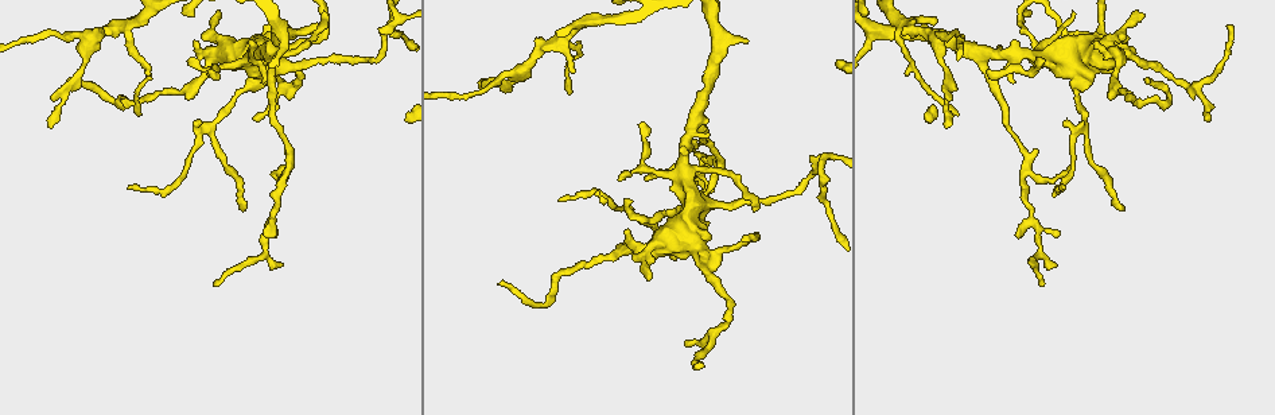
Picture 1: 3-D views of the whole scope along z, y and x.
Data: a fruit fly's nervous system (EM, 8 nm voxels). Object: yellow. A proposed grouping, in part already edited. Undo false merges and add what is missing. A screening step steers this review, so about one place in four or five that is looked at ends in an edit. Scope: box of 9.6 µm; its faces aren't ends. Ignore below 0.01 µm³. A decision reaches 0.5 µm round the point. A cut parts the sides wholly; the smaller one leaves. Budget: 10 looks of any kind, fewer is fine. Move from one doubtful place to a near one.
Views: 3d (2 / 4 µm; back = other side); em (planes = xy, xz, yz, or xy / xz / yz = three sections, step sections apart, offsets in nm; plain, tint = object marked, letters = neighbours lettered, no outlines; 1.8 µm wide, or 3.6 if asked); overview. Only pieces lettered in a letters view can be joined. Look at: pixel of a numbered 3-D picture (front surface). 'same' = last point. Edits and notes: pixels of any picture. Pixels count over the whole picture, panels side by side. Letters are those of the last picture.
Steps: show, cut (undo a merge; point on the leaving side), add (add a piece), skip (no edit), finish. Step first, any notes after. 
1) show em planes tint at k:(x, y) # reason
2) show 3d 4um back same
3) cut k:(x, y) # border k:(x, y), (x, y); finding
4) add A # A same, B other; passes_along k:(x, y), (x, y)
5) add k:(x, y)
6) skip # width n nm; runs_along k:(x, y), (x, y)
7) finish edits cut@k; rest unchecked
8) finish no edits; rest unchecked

show 3d 2um at 1:(957, 113) # free end

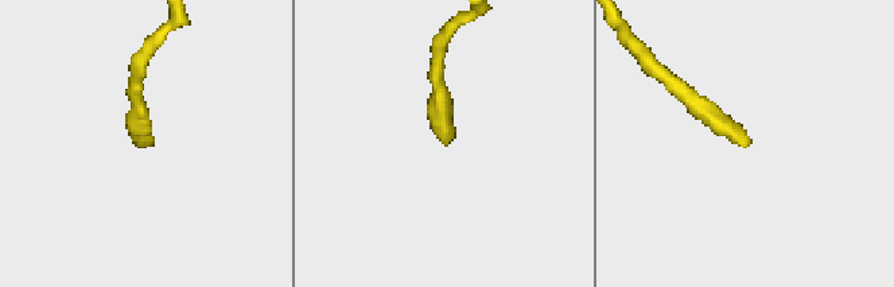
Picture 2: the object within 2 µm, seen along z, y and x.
show em yz step 16 letters at 2:(137, 145)

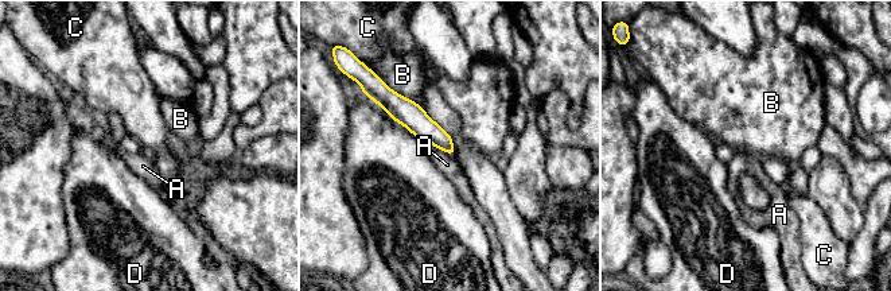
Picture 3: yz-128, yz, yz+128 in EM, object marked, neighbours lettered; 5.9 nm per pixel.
skip # A other, B other, C other, D other; border 3:(420, 107), (450, 136), (455, 154); none of them fits

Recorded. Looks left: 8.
show em planes plain at 1:(719, 162) # arms part here

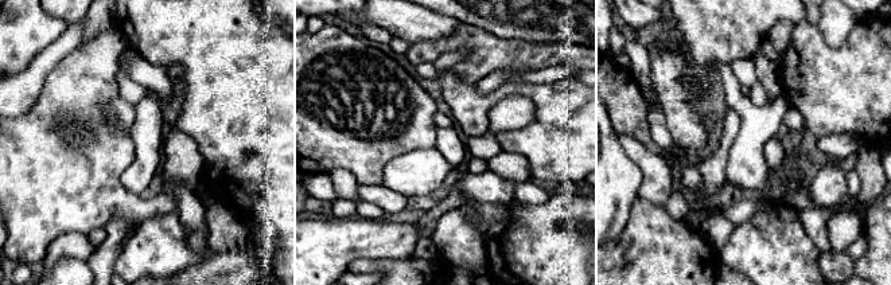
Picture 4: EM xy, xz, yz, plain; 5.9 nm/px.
show em planes tint same

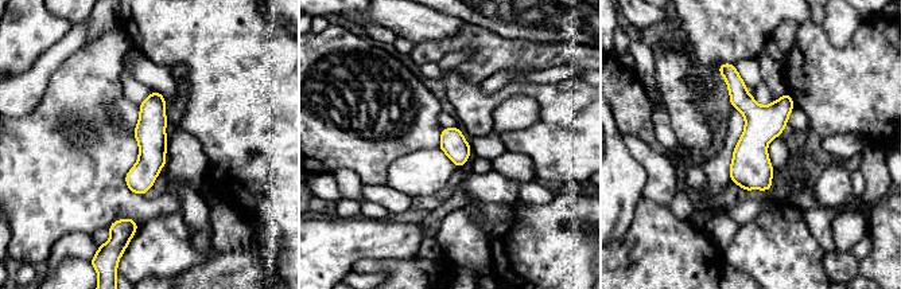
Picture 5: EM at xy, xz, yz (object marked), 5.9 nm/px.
show em planes letters same

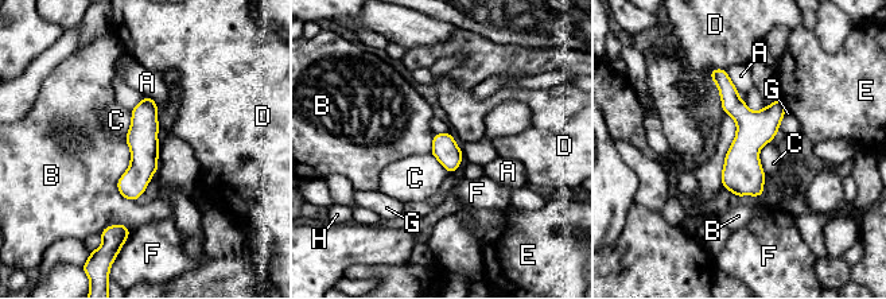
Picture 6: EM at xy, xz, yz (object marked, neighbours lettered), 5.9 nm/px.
skip # A other, B other, C other, D other, E other, F other, G other, H other; continuous, no second neuron

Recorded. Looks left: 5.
show 3d 4um back at 1:(985, 54)

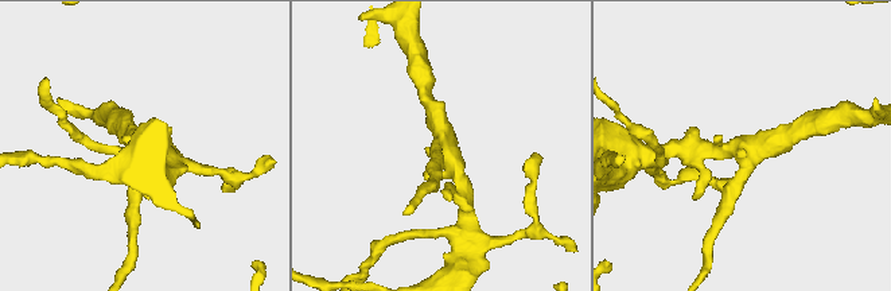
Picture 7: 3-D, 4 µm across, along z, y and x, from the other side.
show em planes tint at 7:(449, 149)

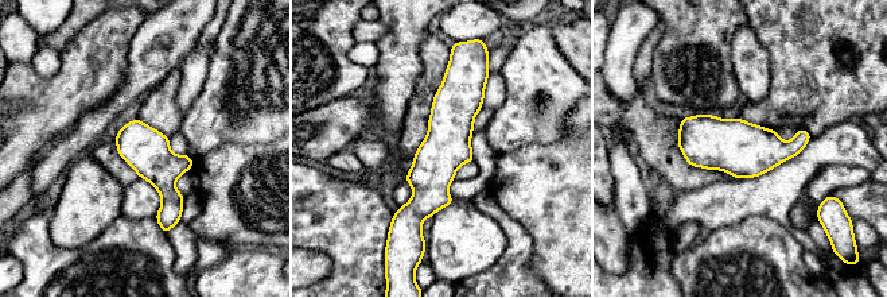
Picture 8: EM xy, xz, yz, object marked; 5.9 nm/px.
show em planes letters same

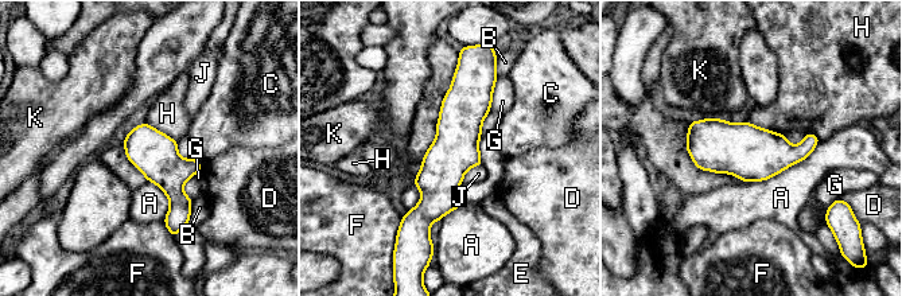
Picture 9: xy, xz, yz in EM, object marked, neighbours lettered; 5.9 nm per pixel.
skip # A other, B other, C other, D other, E other, F other, G other, H other, J other, K other; border 9:(745, 121), (784, 135); one neuron here

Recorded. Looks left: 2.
show 3d 4um at 1:(1117, 54) # arms part here

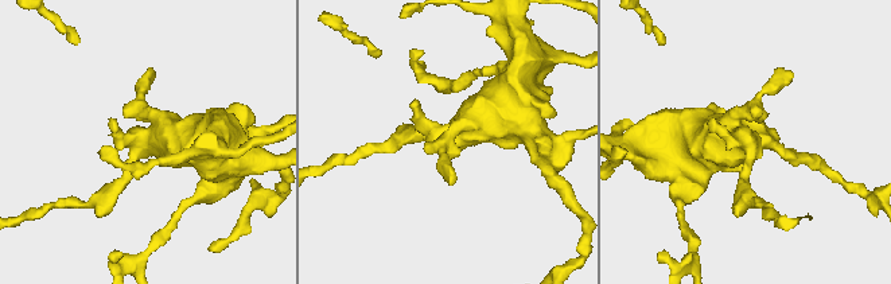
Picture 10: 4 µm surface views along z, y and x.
show em 3.6um yz step 4 letters at 10:(746, 138) # shape alone is not enough

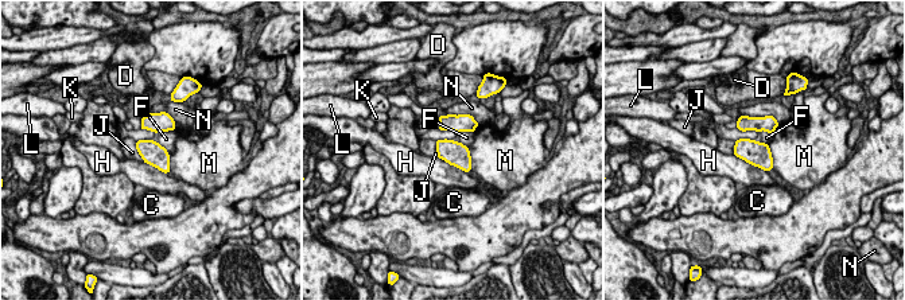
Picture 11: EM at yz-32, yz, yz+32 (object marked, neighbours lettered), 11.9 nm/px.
skip # C other, D other, F other, H other, J other, K other, L other, M other, N other; border 11:(174, 129), (159, 133); all the same neuron

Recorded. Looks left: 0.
finish no edits; rest unchecked

